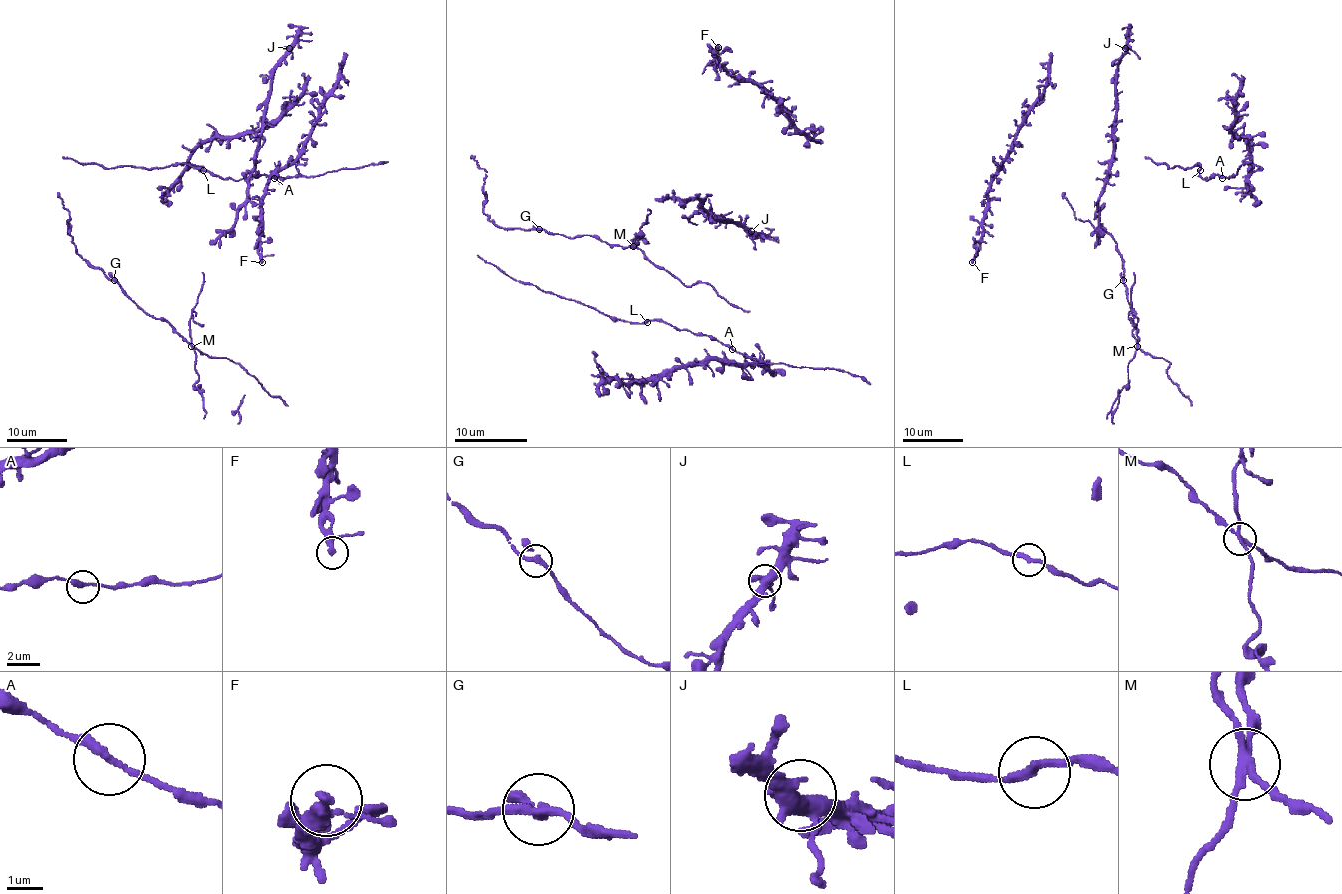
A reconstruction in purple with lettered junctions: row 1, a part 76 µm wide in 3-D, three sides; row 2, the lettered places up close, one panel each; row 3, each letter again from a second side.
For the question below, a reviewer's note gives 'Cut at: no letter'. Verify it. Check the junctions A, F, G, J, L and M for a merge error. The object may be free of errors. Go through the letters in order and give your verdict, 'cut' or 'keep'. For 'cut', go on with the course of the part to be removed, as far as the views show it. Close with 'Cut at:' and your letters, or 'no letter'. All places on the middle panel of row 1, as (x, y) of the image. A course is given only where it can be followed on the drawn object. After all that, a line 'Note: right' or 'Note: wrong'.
A: keep
F: keep
G: keep
J: keep
L: keep
M: cut
Cut at: M
Note: wrong

